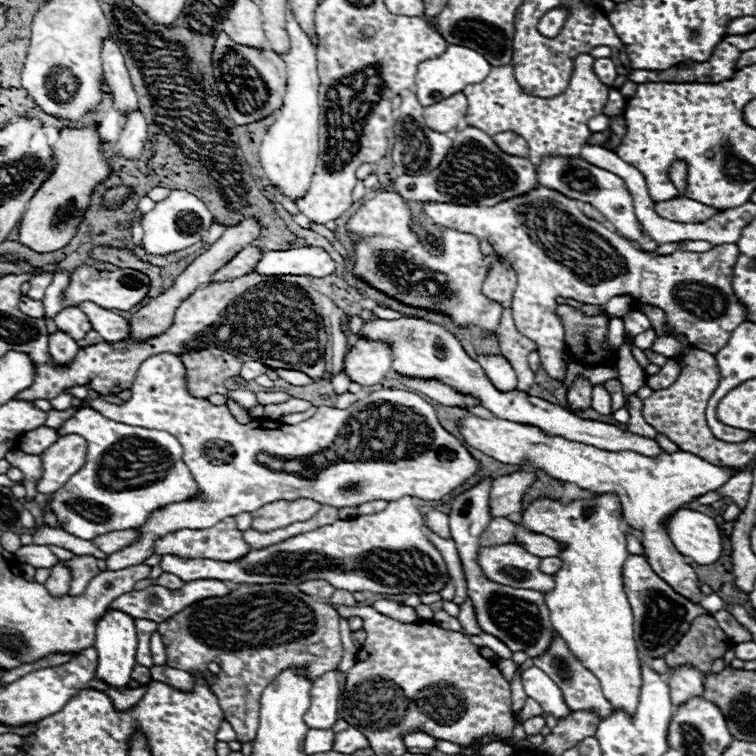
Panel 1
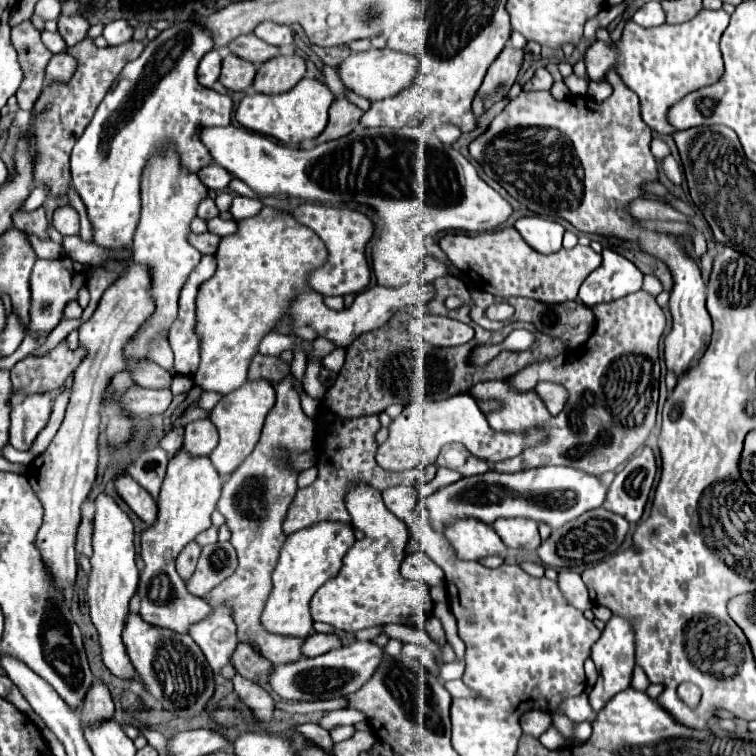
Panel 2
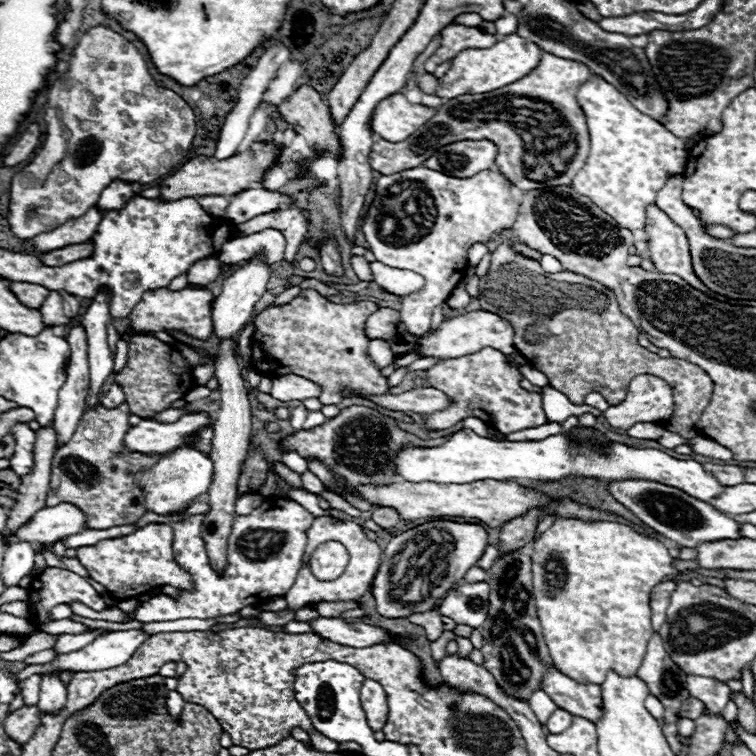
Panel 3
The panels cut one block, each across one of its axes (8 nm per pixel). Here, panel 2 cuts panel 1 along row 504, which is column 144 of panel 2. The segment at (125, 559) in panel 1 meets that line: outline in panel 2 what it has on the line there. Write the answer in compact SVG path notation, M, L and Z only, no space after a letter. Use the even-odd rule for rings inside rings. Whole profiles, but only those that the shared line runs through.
M172 146L156 150L142 172L142 216L134 234L134 262L146 264L152 270L152 296L156 302L154 314L144 322L140 336L130 340L124 348L126 358L146 360L146 350L156 332L168 330L178 314L178 292L186 282L186 276L198 266L202 254L190 246L186 236L190 234L190 222L196 216L196 208L208 190L200 184L198 176L188 172L180 164L180 156Z

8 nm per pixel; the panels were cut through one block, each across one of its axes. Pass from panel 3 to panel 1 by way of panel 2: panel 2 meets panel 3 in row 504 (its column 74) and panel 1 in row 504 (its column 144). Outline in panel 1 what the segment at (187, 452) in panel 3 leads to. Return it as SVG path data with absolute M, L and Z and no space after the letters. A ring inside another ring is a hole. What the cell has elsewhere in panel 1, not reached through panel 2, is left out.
M80 408L56 432L58 436L80 434L88 446L84 468L64 488L56 490L48 502L60 530L76 538L92 540L106 532L138 528L154 508L182 502L196 494L196 482L182 462L182 446L164 430L120 424L104 418L94 408Z

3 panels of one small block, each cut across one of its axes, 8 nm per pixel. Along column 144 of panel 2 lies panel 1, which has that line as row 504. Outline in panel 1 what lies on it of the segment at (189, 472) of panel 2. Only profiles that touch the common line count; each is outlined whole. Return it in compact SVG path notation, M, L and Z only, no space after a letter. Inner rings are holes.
M596 494L594 498L572 500L570 504L542 496L522 512L520 524L530 532L566 544L566 548L560 550L562 566L552 574L554 590L544 592L552 628L564 636L570 650L600 680L602 692L612 702L614 710L622 708L634 714L642 676L632 630L632 610L622 586L622 564L628 558L628 550L620 514L622 504L616 494ZM612 512L618 512L618 516Z

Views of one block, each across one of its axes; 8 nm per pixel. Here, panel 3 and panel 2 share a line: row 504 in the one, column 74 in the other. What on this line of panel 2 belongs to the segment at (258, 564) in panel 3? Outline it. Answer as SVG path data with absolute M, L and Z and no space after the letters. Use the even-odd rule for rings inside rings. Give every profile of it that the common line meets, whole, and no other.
M68 256L54 260L36 260L30 274L30 312L28 312L30 322L26 326L28 334L40 338L50 334L58 326L66 304L78 300L78 292L86 284L86 274L88 274L88 264L80 264Z

